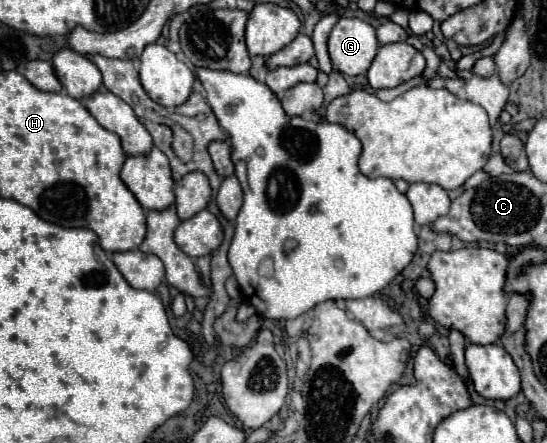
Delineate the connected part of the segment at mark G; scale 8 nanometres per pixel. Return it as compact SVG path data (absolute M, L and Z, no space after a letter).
M341 17L329 35L329 57L337 71L357 77L365 73L379 49L375 29L357 17Z

